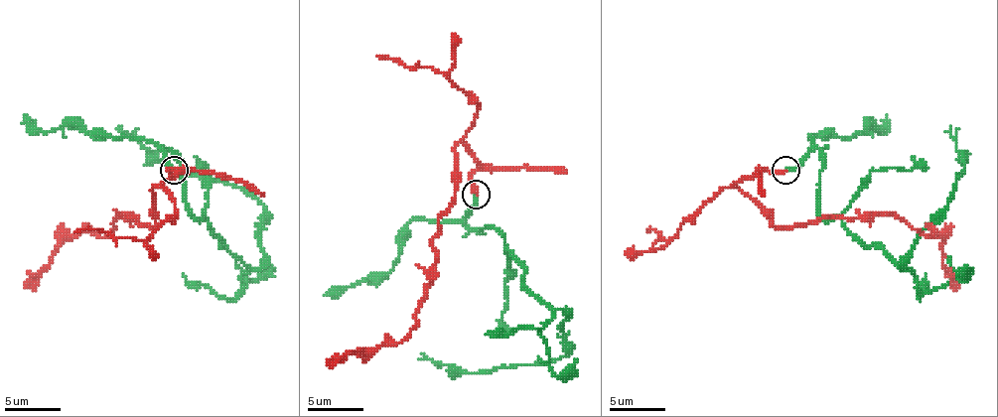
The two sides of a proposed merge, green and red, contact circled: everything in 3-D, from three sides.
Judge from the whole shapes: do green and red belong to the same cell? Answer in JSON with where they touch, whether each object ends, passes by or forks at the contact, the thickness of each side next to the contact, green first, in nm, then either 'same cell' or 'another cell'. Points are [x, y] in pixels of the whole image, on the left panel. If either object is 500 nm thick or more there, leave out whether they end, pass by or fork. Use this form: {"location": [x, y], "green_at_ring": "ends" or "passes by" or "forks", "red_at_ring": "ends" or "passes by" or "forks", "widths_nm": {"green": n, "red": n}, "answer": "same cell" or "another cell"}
{"location": [174, 170], "green_at_ring": "ends", "red_at_ring": "ends", "widths_nm": {"green": 240, "red": 280}, "answer": "same cell"}

